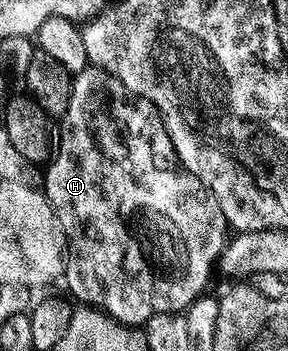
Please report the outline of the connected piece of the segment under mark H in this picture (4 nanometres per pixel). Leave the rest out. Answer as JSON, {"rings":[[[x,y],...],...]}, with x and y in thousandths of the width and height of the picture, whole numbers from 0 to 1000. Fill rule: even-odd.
{"rings":[[[309,188],[250,217],[236,311],[222,330],[205,333],[201,353],[208,353],[208,387],[201,376],[188,399],[188,430],[160,467],[167,481],[153,490],[146,544],[174,575],[181,604],[194,615],[194,647],[215,675],[219,806],[236,806],[240,826],[281,855],[274,860],[281,869],[358,883],[403,920],[427,929],[493,929],[535,895],[635,892],[719,823],[708,818],[736,786],[736,764],[743,775],[753,761],[764,718],[778,709],[785,675],[799,661],[792,624],[771,610],[771,587],[757,587],[757,564],[743,564],[736,544],[688,507],[674,507],[674,496],[639,481],[625,453],[611,447],[569,339],[535,302],[535,291],[465,268],[420,228],[396,222],[368,199]]]}

